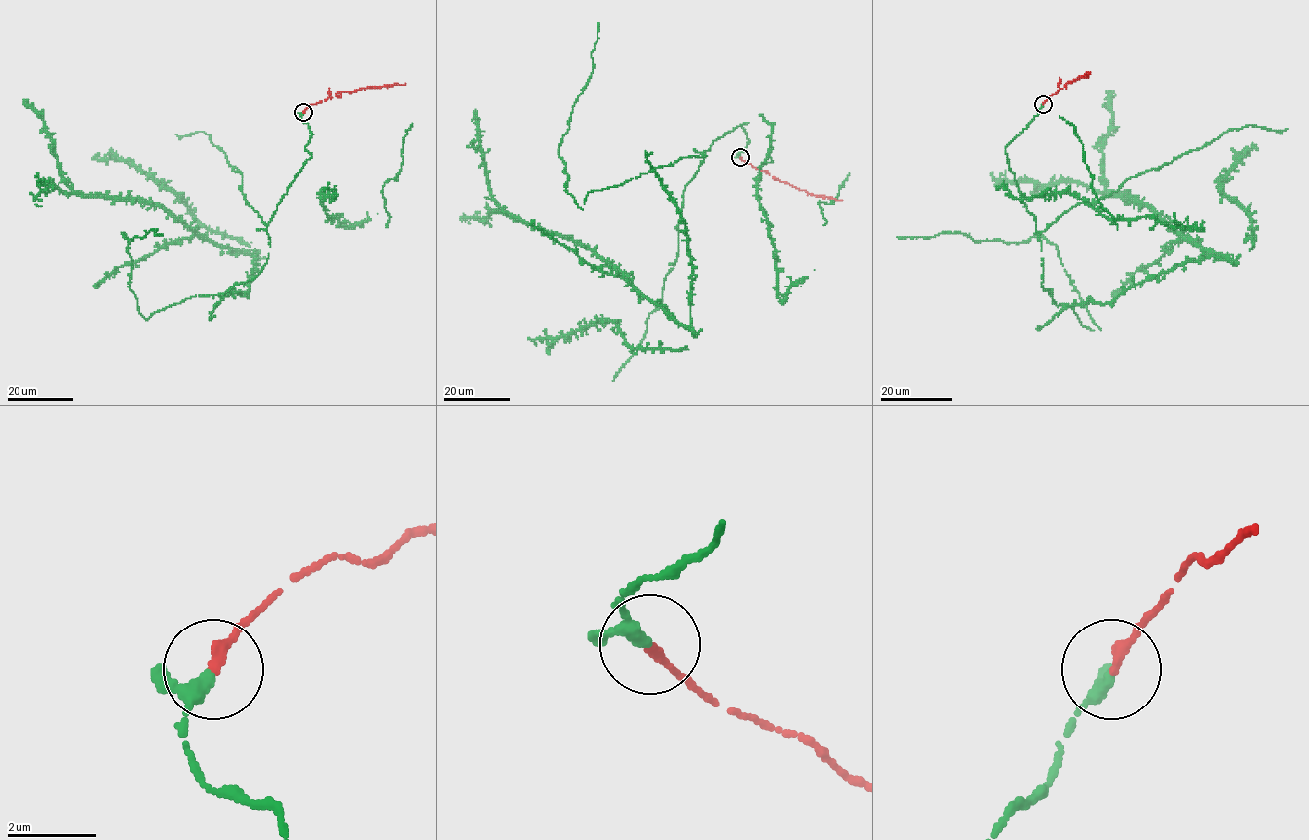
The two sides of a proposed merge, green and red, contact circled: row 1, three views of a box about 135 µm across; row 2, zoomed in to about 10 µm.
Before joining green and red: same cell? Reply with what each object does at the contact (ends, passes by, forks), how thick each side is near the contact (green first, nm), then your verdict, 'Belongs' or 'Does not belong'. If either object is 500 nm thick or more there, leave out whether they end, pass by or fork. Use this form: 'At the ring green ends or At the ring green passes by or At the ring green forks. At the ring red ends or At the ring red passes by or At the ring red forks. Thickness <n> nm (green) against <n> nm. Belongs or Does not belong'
At the ring green passes by. At the ring red ends. Thickness 240 nm (green) against 240 nm. Belongs

